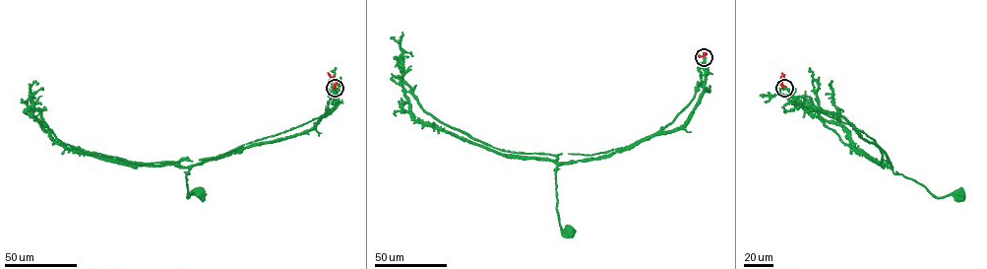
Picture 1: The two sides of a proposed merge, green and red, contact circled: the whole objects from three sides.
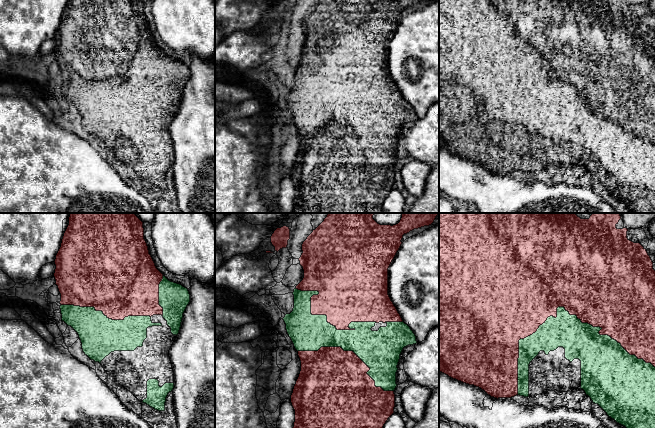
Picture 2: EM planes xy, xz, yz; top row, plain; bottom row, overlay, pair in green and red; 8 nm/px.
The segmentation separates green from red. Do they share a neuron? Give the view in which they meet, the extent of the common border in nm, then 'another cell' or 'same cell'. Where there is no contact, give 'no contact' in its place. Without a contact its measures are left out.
yz | 1150 nm | same cell

